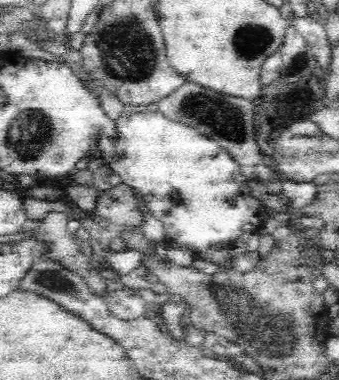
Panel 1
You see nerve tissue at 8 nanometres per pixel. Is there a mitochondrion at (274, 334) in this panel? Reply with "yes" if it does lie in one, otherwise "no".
yes

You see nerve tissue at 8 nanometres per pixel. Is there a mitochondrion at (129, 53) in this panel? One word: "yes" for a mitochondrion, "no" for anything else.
yes

